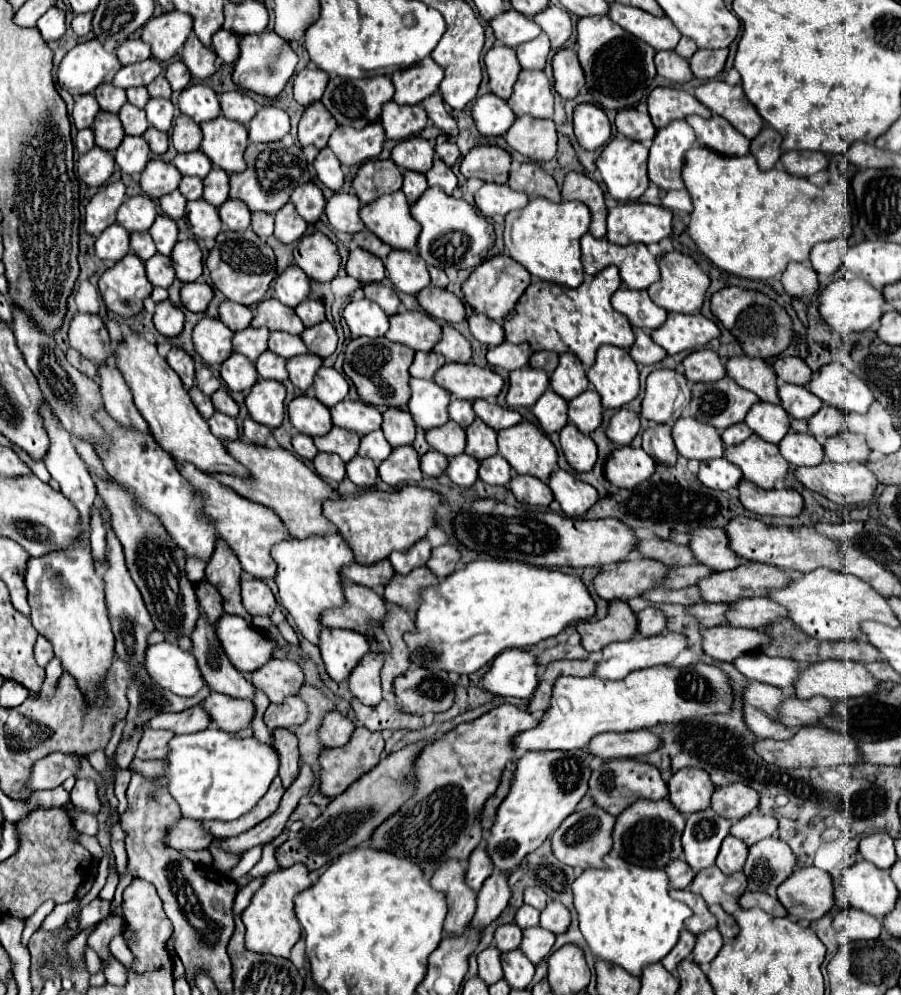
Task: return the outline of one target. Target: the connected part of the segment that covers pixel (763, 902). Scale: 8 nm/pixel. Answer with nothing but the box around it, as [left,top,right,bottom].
[739,892,787,916]

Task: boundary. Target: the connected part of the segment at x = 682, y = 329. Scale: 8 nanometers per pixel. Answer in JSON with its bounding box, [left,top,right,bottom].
[651,312,719,354]

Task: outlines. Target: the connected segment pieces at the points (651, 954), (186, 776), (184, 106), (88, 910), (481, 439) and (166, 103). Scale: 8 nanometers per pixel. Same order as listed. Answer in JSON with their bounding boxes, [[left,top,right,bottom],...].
[[571,856,693,976],[157,728,279,822],[179,84,221,124],[79,898,109,926],[467,418,497,460],[145,98,173,132]]

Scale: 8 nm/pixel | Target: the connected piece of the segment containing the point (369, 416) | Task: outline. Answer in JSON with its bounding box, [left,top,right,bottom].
[331,398,383,436]

